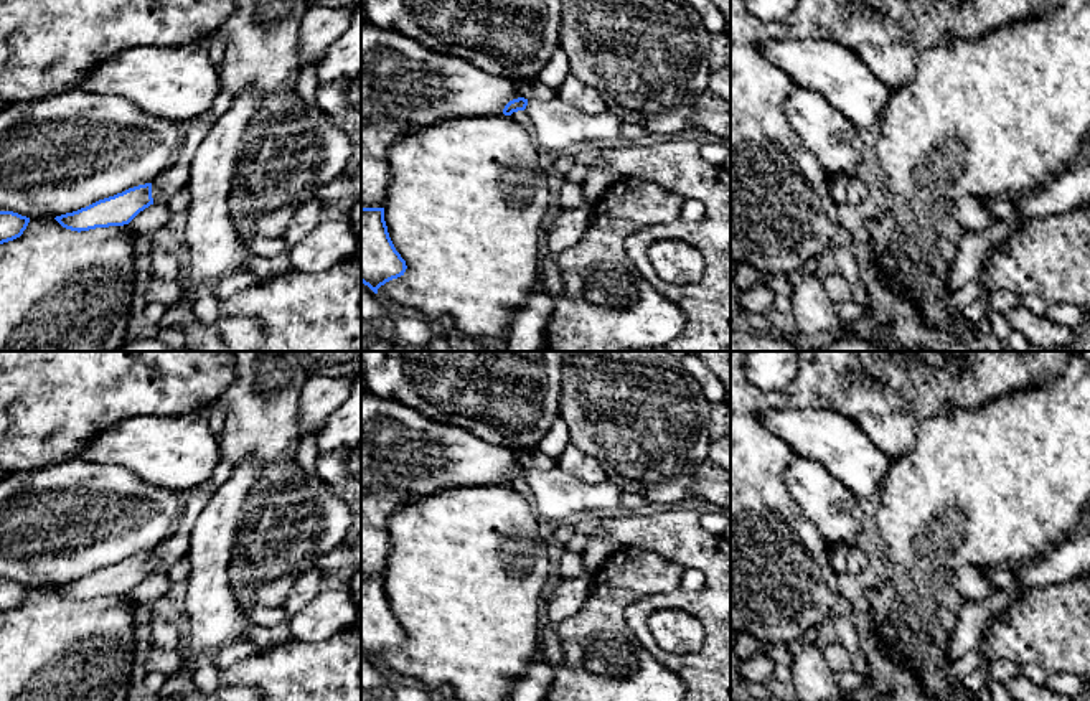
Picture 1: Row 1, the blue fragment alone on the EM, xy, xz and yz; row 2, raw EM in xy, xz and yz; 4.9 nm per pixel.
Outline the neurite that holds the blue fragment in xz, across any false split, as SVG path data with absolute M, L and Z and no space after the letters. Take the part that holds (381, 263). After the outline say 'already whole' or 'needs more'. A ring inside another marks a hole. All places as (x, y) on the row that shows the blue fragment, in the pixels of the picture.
M361 208L361 282L374 294L404 275L407 266L396 251L384 221L384 208Z; already whole

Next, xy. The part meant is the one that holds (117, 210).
M145 183L99 200L78 211L56 216L54 219L63 228L78 233L96 228L124 226L150 205L153 205L152 183Z; already whole

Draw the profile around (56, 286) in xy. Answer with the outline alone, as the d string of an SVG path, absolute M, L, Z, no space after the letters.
M54 218L30 219L23 234L0 244L0 351L117 351L127 341L135 242L122 226L71 231Z

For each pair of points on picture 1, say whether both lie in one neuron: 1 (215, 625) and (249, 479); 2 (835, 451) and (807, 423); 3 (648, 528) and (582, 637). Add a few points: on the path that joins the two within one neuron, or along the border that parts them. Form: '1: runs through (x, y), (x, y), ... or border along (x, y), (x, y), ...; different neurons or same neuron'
1: runs through (213, 589), (213, 533), (221, 515); same neuron
2: runs through (828, 444), (813, 429); same neuron
3: border along (620, 546), (638, 546), (673, 561); different neurons

